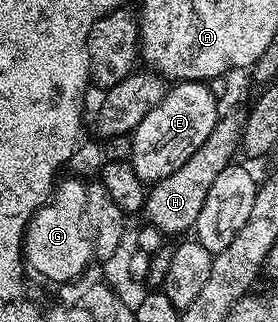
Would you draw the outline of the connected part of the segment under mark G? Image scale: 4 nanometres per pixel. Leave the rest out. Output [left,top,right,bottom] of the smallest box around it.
[24,178,100,283]

